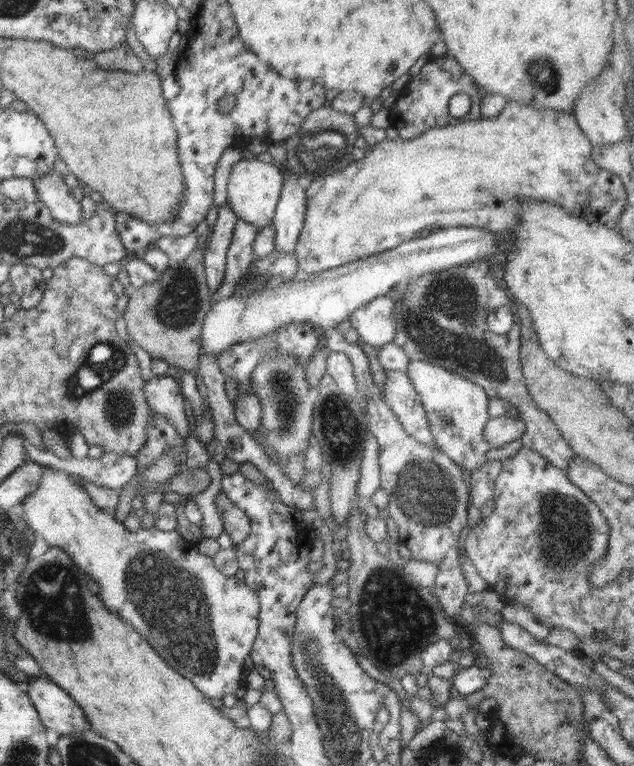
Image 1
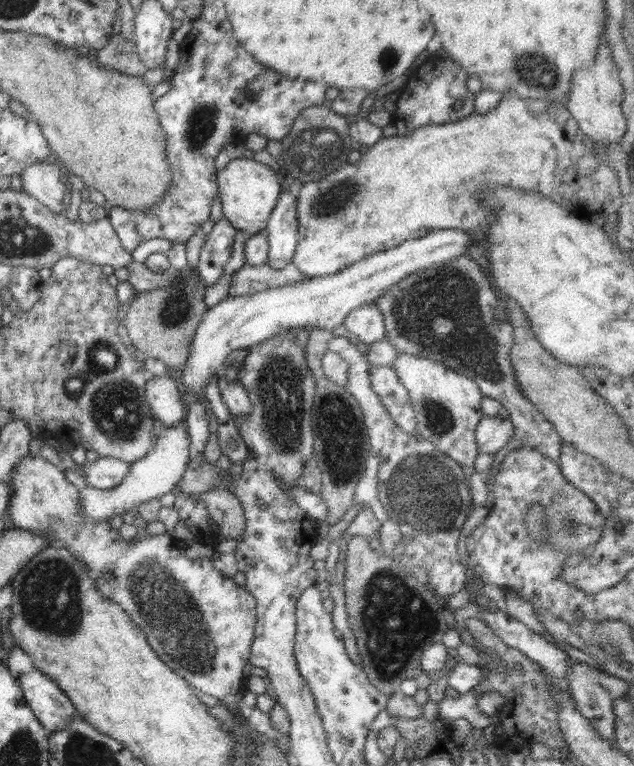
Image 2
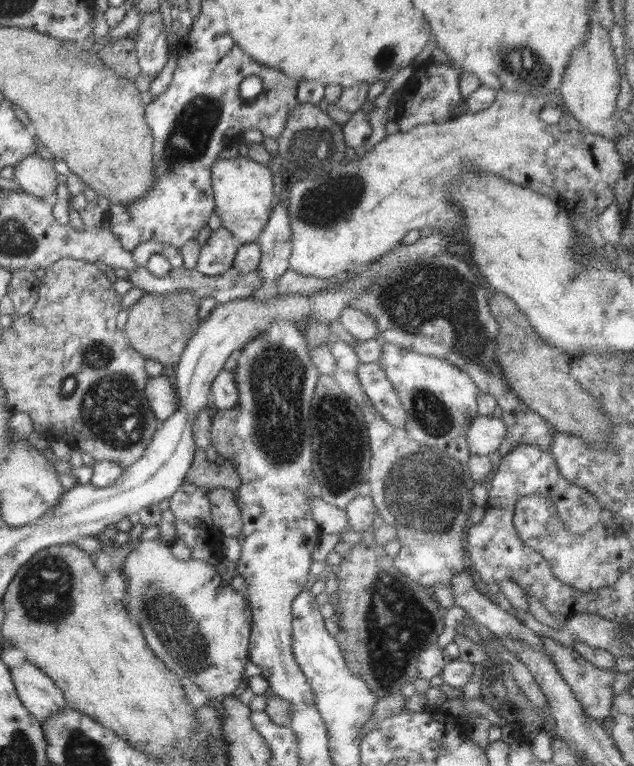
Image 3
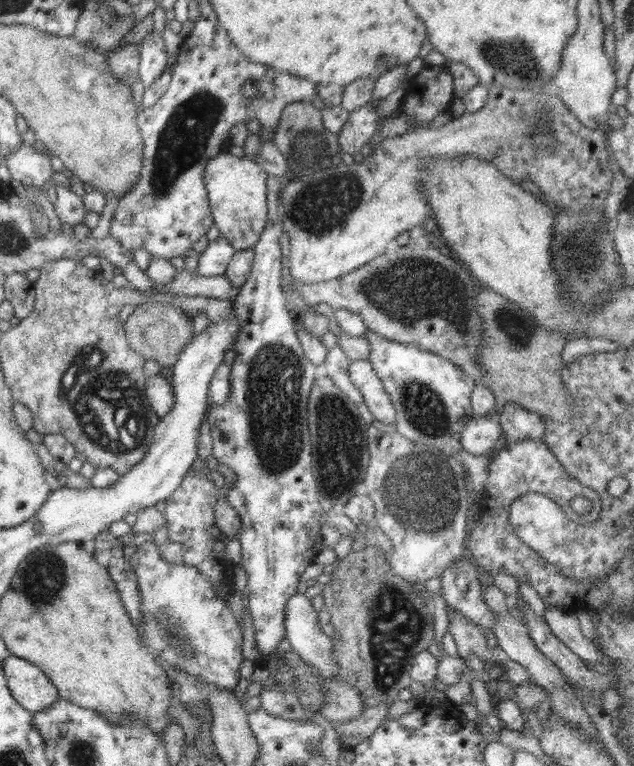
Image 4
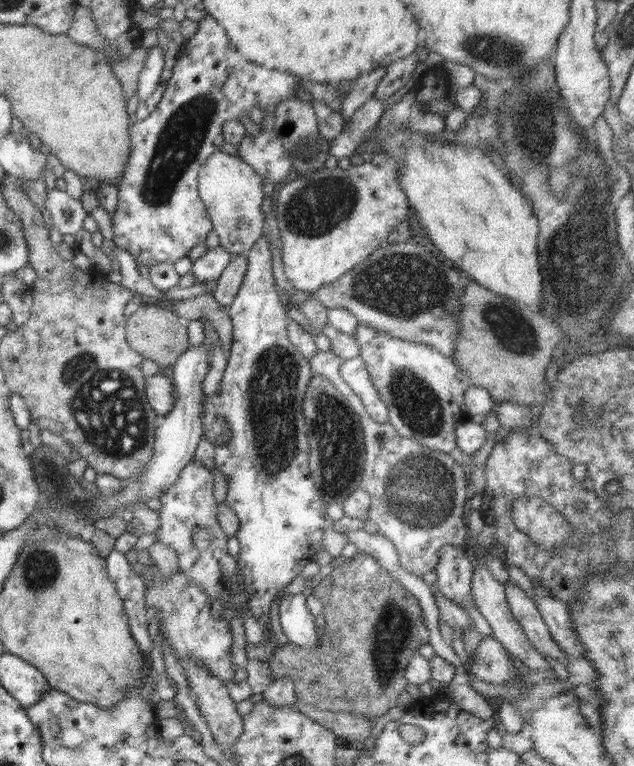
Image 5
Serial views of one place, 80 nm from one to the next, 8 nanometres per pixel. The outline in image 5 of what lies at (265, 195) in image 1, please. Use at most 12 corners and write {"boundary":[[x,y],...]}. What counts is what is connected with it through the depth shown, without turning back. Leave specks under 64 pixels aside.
{"boundary":[[213,152],[198,194],[219,246],[245,255],[263,236],[263,180]]}

